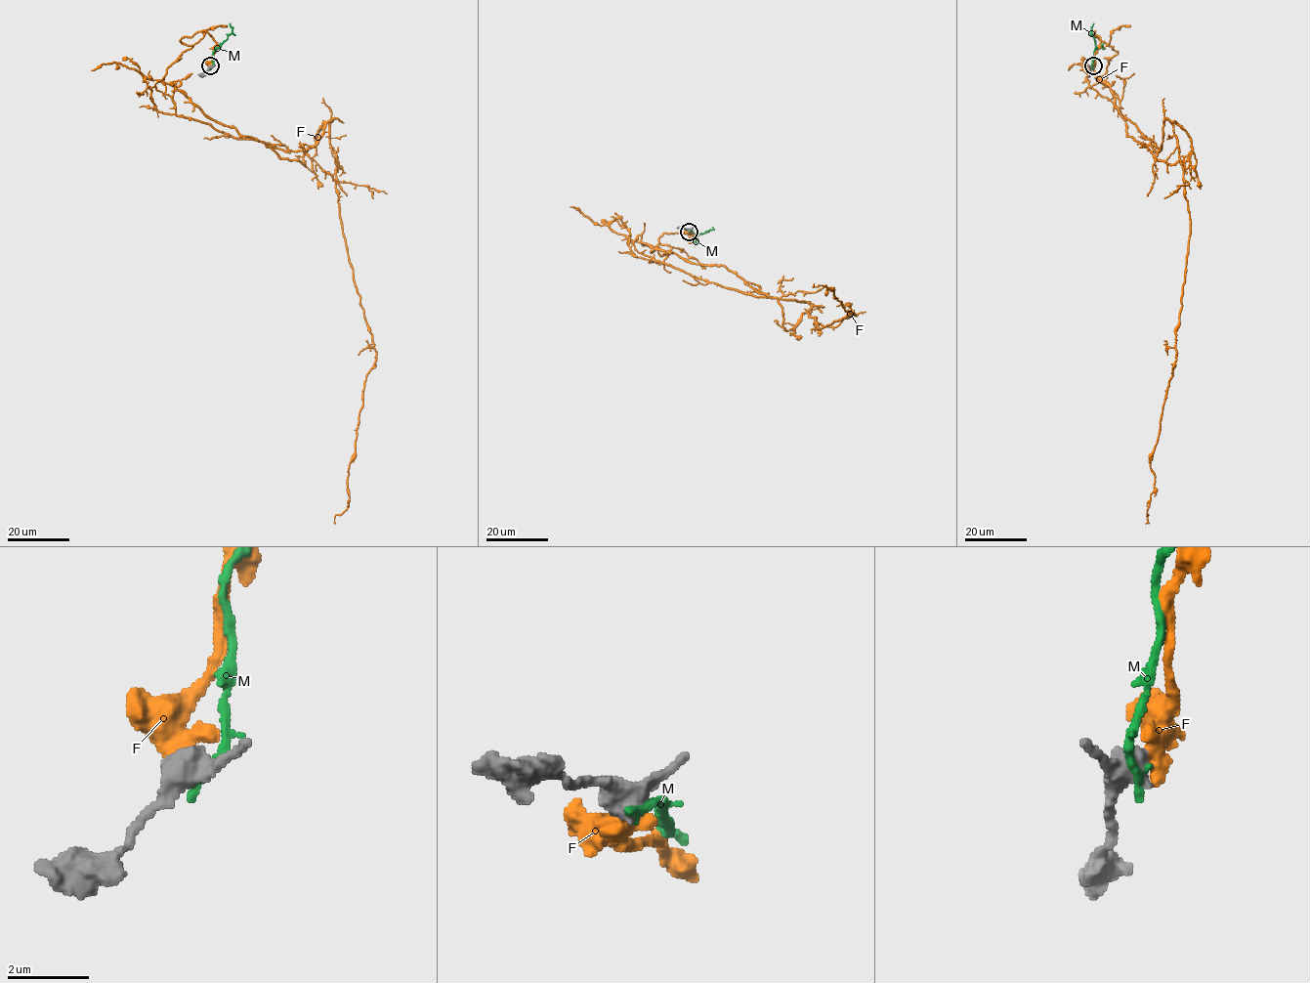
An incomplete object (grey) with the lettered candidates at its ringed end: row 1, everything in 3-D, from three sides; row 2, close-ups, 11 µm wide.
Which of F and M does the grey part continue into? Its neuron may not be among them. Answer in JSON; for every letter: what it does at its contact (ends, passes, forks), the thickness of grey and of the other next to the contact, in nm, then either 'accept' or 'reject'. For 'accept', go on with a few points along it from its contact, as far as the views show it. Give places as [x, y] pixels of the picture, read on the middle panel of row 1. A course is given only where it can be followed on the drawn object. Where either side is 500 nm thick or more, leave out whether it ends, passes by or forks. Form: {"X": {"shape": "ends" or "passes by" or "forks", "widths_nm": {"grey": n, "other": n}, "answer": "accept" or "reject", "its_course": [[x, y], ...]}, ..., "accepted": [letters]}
{"F": {"widths_nm": {"grey": 500, "other": 700}, "answer": "accept", "its_course": [[689, 232], [664, 234], [661, 256], [642, 243], [807, 302], [820, 328], [855, 315], [814, 283]]}, "M": {"widths_nm": {"grey": 550, "other": 280}, "answer": "reject"}, "accepted": ["F"]}

